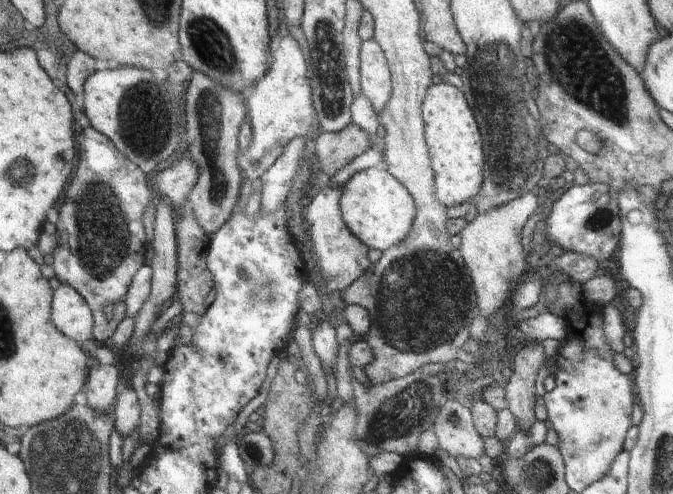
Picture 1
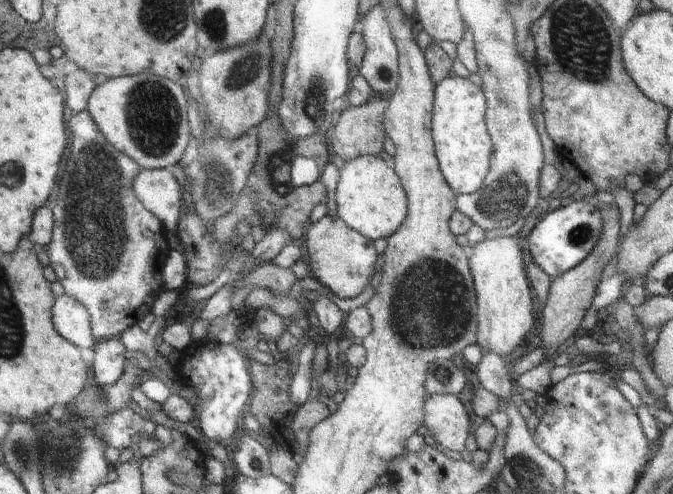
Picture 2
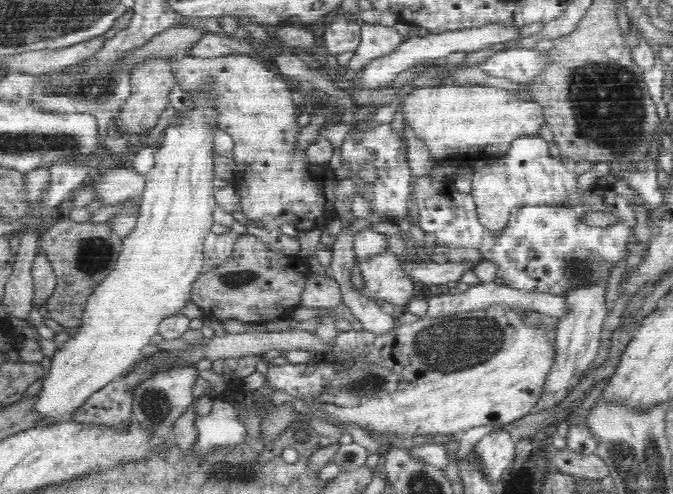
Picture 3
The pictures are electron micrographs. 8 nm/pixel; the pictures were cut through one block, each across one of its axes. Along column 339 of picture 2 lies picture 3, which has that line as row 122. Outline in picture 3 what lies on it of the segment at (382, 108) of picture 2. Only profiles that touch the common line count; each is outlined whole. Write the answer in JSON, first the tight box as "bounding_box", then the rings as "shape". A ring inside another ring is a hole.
{"bounding_box":[112,56,176,140],"shape":[[[176,56],[150,58],[138,62],[130,70],[131,96],[126,100],[119,116],[113,120],[116,123],[115,128],[112,129],[115,135],[124,135],[135,140],[155,128],[161,114],[167,109],[170,91],[176,86],[176,75],[173,70],[175,59]]]}

